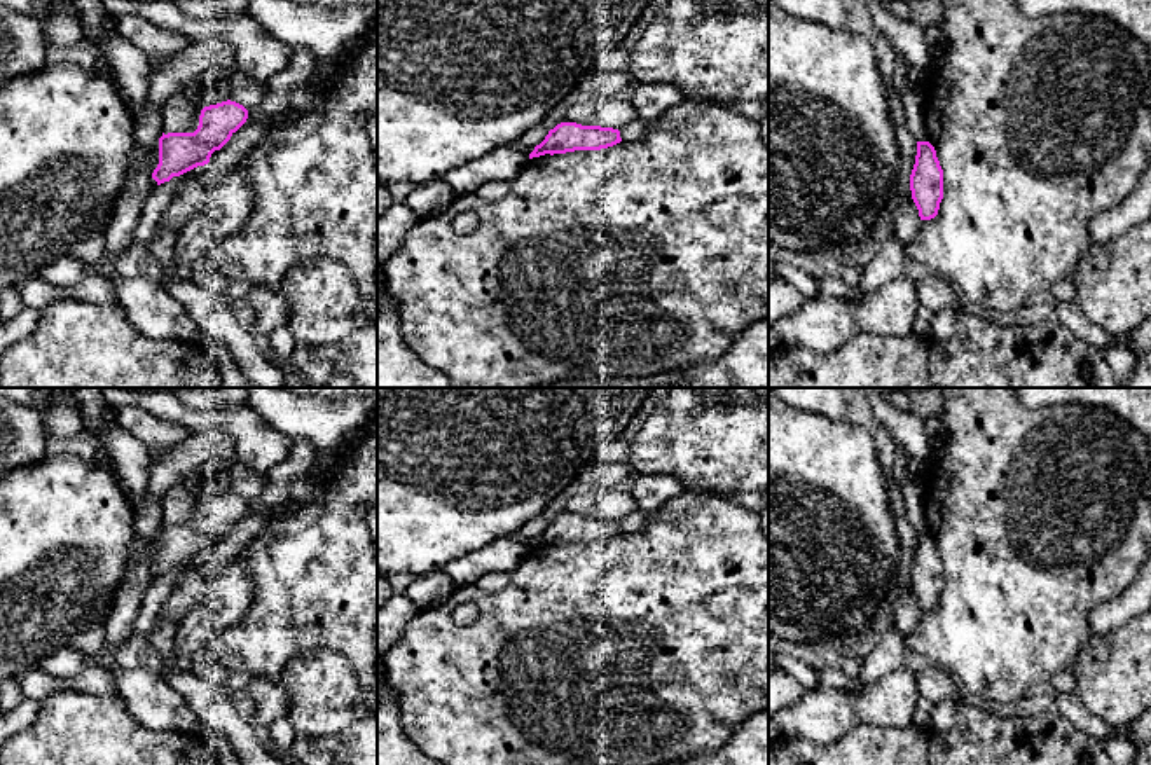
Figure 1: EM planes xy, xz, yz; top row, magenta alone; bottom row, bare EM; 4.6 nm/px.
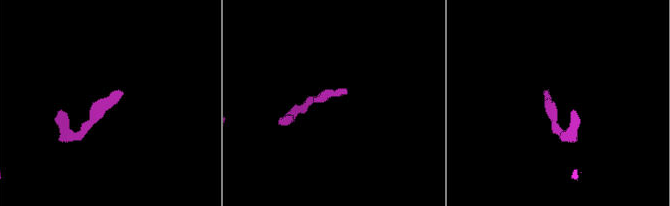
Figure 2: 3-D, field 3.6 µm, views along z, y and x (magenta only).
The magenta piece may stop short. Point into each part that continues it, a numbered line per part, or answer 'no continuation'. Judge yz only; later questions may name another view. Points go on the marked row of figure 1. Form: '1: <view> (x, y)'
no continuation

